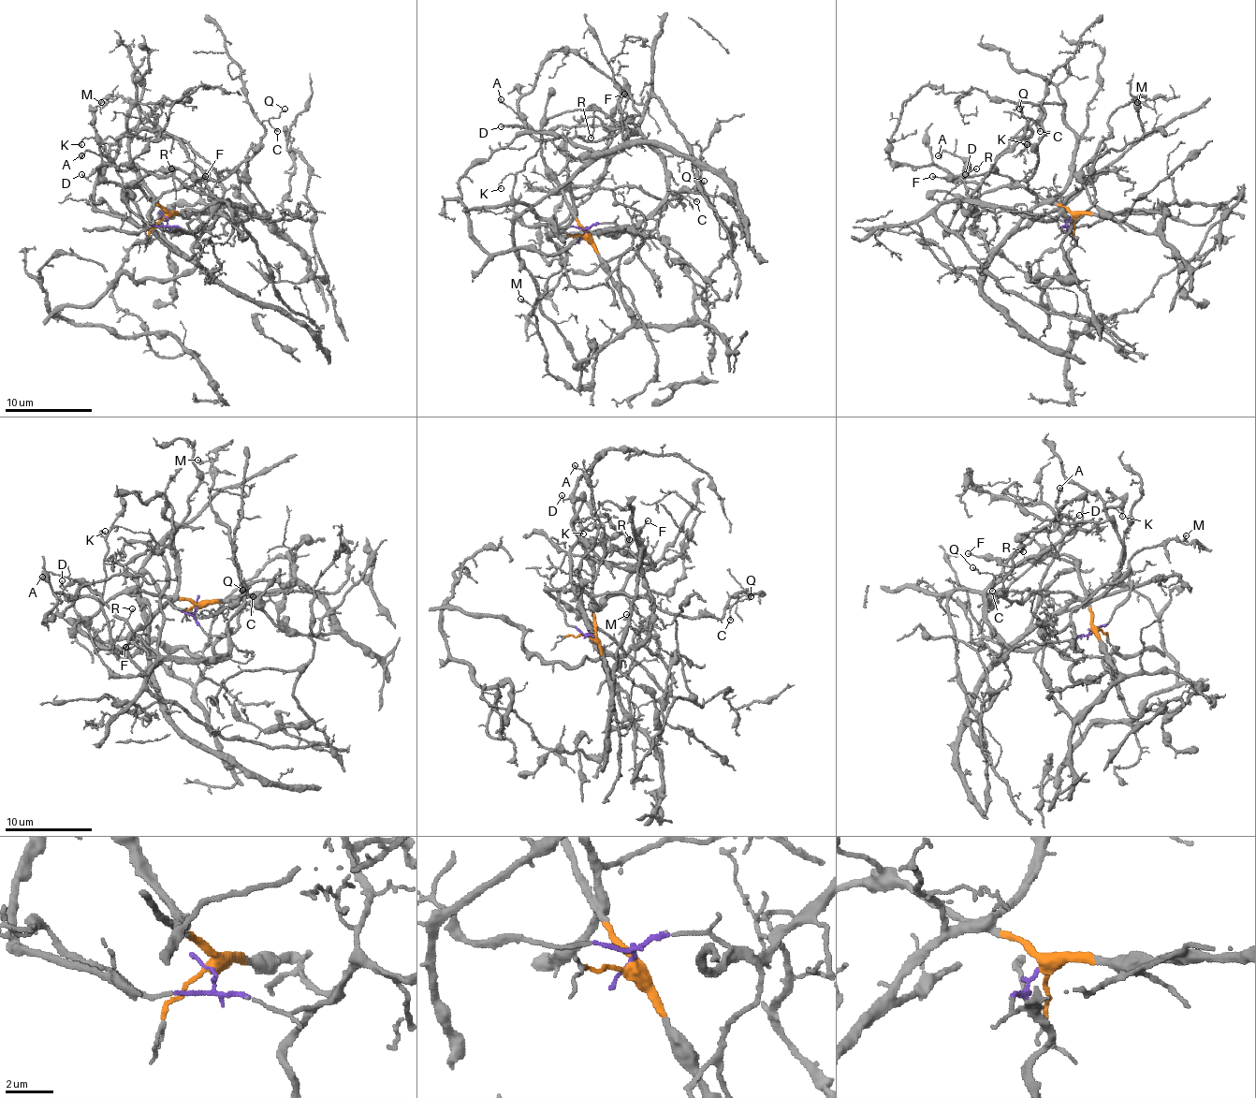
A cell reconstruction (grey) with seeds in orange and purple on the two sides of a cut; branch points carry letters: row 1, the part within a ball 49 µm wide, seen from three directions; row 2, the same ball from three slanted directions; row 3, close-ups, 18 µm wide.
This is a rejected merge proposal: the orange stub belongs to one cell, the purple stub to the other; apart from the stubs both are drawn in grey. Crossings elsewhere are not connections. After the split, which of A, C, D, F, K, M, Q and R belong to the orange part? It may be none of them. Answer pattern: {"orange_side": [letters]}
{"orange_side": ["C", "F", "K", "Q"]}

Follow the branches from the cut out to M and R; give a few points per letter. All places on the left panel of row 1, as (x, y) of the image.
M: (164, 217), (180, 228), (208, 228), (224, 186), (216, 171), (120, 96), (100, 103)
R: (164, 217), (170, 226), (201, 232), (221, 215), (245, 219), (247, 215), (240, 206), (197, 193), (170, 168)

